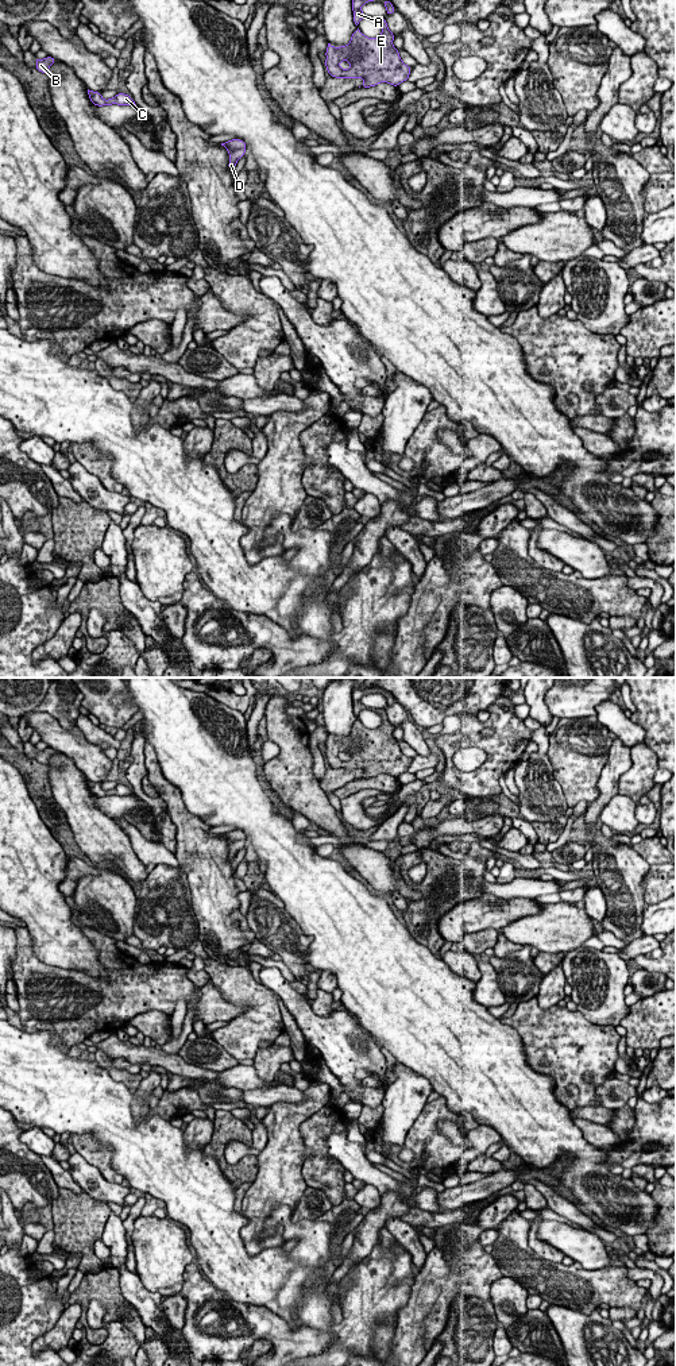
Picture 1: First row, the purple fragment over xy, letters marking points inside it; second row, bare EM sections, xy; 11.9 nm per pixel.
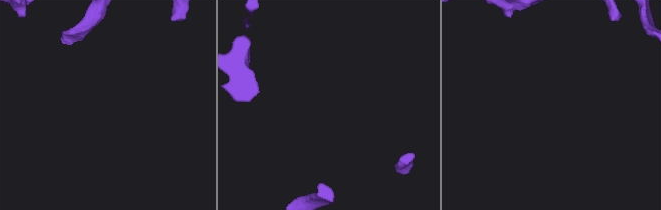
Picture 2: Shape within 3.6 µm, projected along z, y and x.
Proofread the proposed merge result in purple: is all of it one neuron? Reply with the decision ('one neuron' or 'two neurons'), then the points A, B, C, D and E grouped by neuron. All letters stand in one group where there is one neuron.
one neuron; groups A B C D E

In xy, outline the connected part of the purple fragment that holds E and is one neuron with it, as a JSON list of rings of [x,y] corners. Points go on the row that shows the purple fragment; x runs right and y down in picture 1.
[[[385,18],[375,19],[382,34],[368,38],[358,28],[348,45],[335,47],[328,43],[325,67],[331,77],[362,78],[362,88],[387,82],[398,86],[407,81],[412,67],[405,65],[398,50],[393,46],[394,34],[389,30]]]

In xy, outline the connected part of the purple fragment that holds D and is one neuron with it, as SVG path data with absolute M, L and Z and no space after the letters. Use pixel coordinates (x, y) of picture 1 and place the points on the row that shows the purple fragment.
M232 139L221 143L221 146L229 153L228 169L233 169L237 161L244 155L247 144L240 139Z

